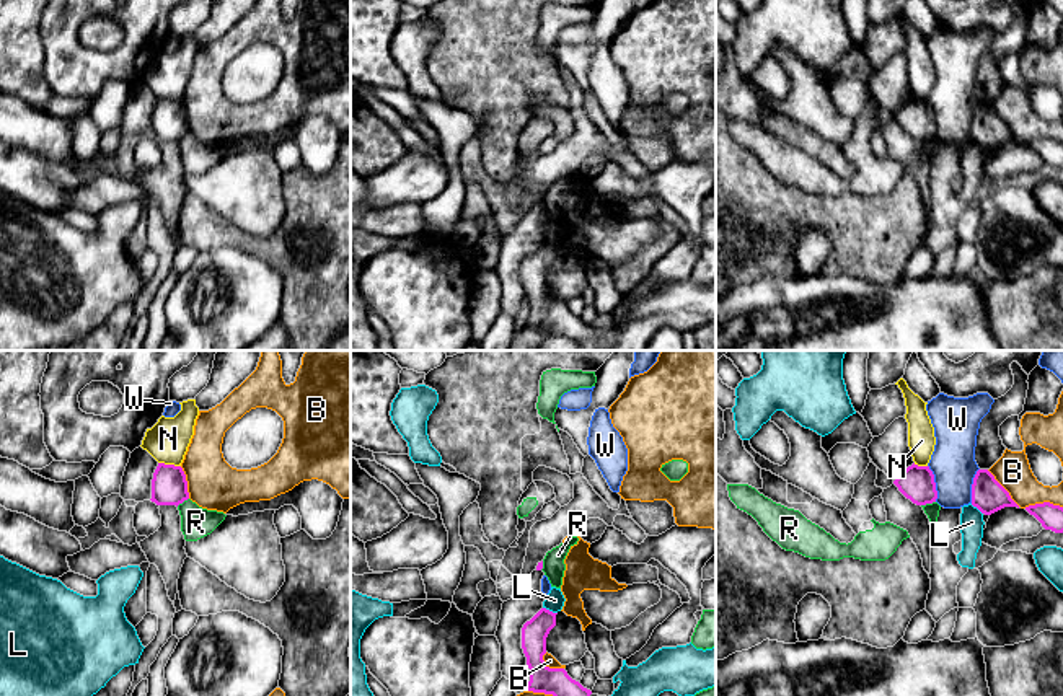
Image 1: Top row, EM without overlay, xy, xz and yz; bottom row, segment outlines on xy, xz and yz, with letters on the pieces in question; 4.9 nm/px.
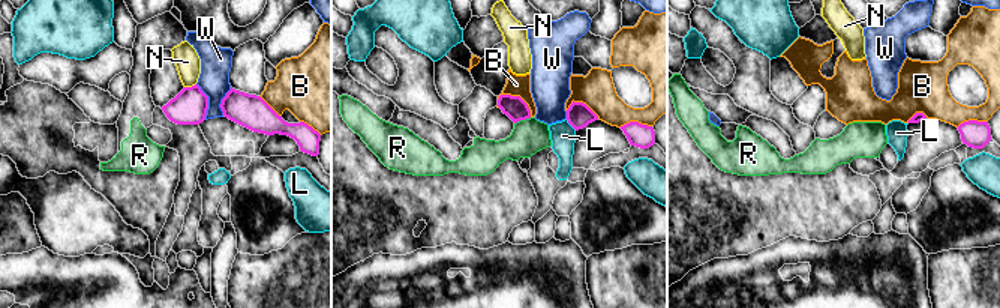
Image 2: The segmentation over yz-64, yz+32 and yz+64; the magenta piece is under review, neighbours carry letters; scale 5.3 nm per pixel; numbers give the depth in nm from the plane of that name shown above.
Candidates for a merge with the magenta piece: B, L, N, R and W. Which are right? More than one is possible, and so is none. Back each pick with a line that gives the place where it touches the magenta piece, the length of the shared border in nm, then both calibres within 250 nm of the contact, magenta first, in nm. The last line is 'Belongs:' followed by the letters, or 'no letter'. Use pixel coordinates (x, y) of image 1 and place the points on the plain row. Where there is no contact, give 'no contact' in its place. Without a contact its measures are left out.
Belongs: no letter

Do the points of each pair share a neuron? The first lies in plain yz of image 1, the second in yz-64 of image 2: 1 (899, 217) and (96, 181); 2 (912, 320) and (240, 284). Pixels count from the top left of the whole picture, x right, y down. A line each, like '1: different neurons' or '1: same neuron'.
1: same neuron
2: different neurons

